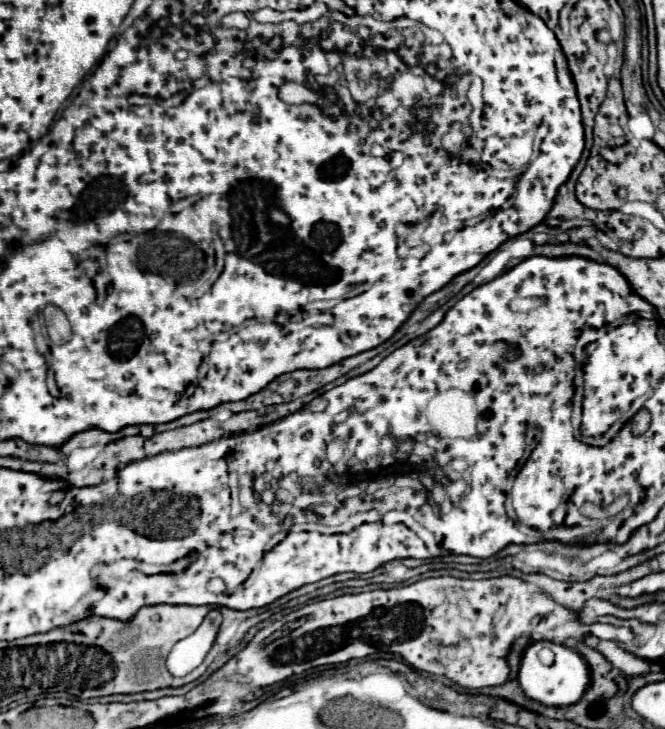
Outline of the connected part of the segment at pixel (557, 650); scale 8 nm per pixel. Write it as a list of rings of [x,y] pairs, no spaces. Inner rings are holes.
[[[548,640],[532,642],[520,660],[520,670],[518,670],[518,682],[524,694],[540,704],[546,706],[570,706],[578,702],[584,694],[584,690],[590,684],[590,670],[586,660],[572,648],[554,644]]]

